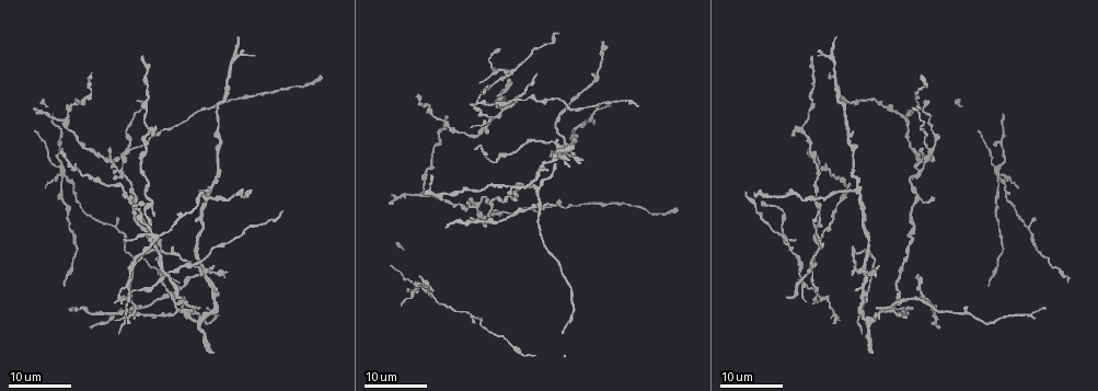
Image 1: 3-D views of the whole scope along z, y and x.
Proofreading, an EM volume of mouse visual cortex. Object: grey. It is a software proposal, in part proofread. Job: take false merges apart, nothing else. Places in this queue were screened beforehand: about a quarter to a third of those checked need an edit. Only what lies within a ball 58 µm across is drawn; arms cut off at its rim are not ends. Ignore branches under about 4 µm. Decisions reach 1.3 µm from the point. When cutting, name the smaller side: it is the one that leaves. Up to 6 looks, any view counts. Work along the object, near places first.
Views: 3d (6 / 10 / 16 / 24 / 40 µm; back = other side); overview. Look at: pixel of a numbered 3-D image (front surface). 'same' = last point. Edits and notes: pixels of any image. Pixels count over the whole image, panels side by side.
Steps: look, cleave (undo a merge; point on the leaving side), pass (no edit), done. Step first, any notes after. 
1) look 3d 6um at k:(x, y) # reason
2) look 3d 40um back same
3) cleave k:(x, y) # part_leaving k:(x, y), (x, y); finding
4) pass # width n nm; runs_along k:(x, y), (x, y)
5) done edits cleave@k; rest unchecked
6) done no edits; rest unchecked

look 3d 16um at 1:(485, 219) # thin arm on a thick one

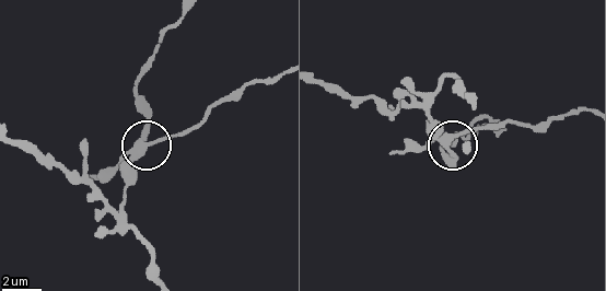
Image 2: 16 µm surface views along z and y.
look 3d 6um at 2:(139, 145)

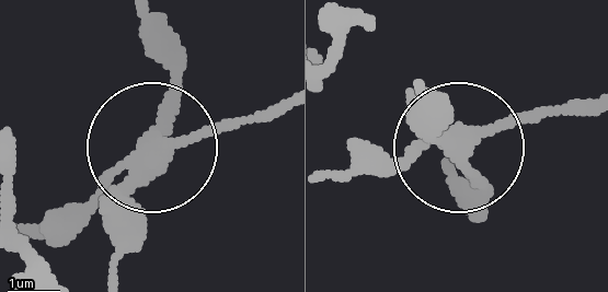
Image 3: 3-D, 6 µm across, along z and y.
look 3d 6um back at 3:(463, 143)

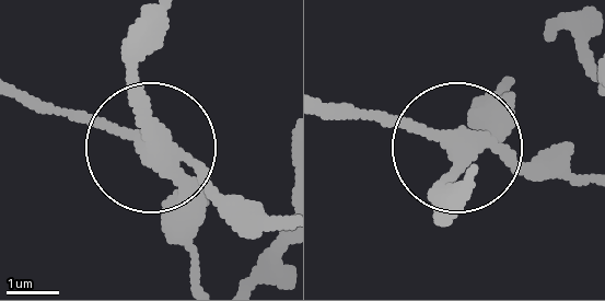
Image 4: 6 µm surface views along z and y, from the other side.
cleave 4:(214, 196) # width 350 nm; part_leaving 4:(154, 141), (15, 97); a second neuron is stuck on

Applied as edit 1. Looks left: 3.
look 3d 24um at 1:(62, 177) # four-way junction

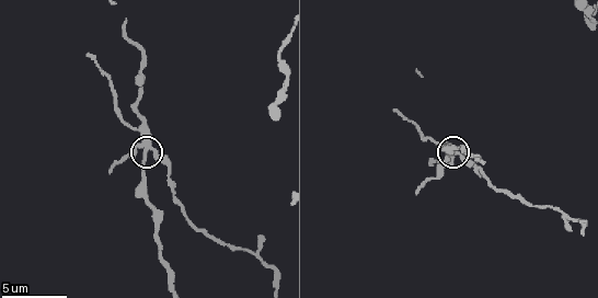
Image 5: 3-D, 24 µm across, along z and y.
look 3d 10um at 5:(143, 154)

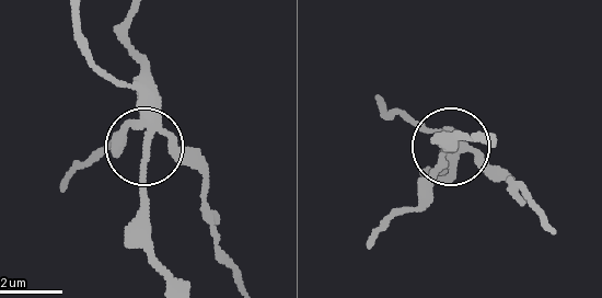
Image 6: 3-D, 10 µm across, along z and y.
cleave 6:(172, 145) # arms 4; part_leaving 6:(150, 114), (203, 182), (216, 252), (236, 276); a second neuron is stuck on

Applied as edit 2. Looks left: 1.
done edits cleave@4, cleave@6; rest unchecked

